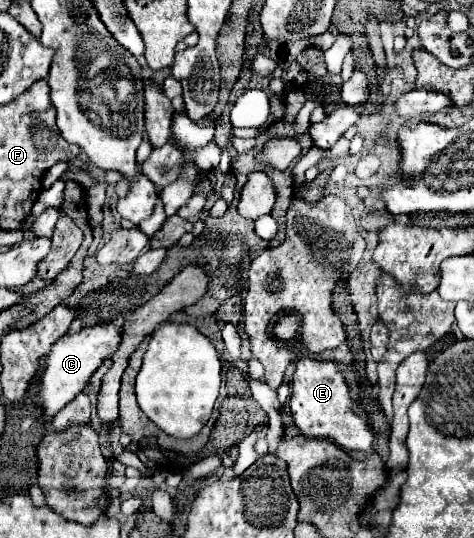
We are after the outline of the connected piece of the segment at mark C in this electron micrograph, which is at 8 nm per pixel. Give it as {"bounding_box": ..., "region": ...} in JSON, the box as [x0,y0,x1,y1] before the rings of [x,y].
{"bounding_box":[40,323,122,421],"region":[[[104,323],[104,325],[94,325],[94,327],[84,327],[76,333],[66,333],[52,345],[52,351],[46,361],[46,371],[40,381],[40,397],[44,403],[44,413],[46,419],[50,421],[66,403],[70,403],[78,393],[84,391],[88,385],[90,377],[94,371],[102,365],[104,359],[110,359],[114,351],[118,349],[122,339],[122,327],[114,323]]]}

